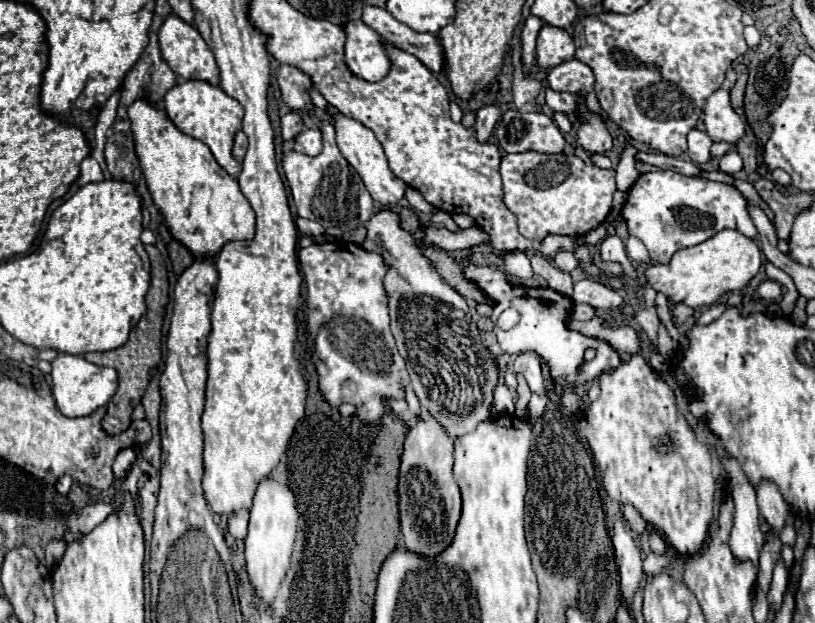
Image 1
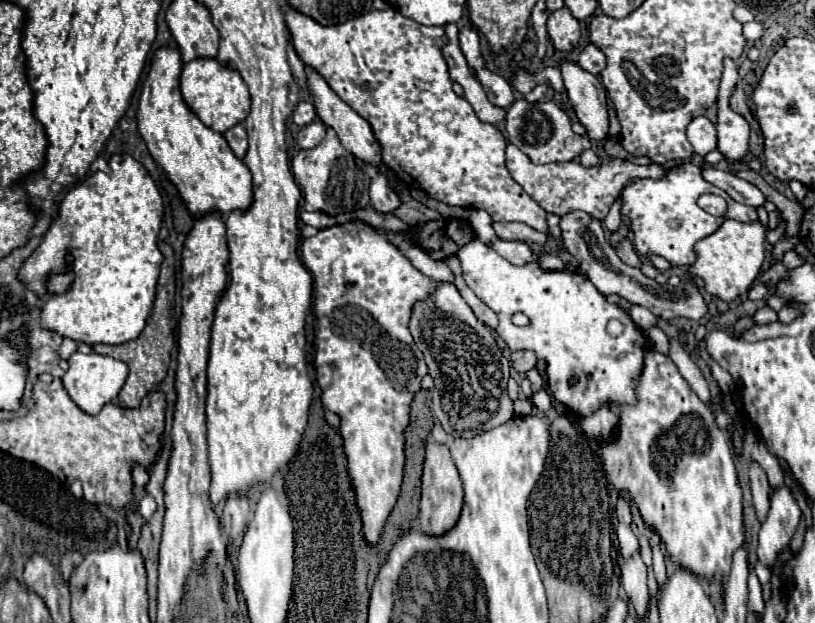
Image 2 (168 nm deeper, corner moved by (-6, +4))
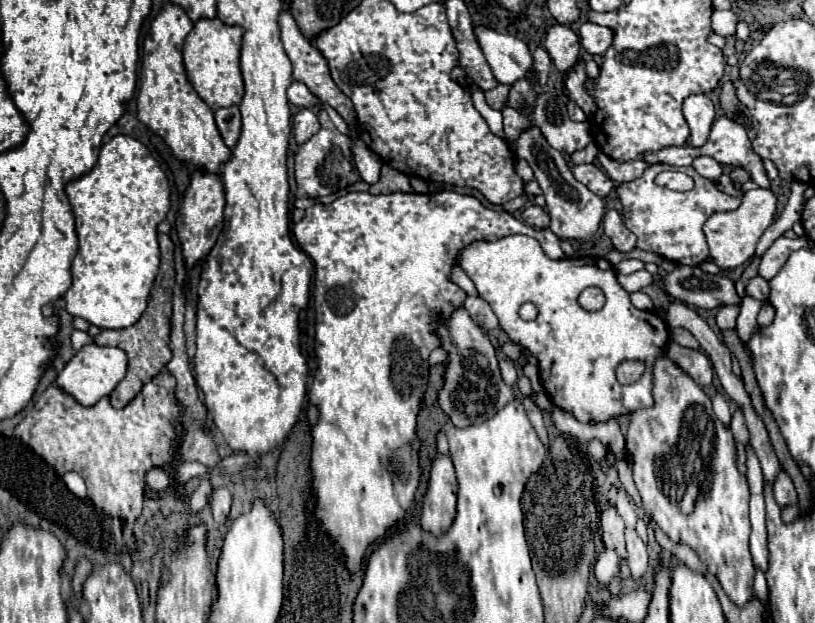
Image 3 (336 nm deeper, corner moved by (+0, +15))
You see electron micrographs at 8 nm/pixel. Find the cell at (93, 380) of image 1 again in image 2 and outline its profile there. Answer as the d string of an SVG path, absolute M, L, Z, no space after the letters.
M76 351L70 355L68 365L70 367L62 377L64 389L68 391L70 399L88 415L96 415L106 403L112 403L118 397L118 393L128 377L128 365L124 361L112 359L108 355L98 355L98 353L84 355L84 353Z

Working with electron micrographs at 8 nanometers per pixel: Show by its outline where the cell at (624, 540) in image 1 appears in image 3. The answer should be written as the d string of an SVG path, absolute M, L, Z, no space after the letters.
M626 530L626 548L628 548L628 566L632 578L642 578L648 568L648 552L646 544L640 540L636 530Z

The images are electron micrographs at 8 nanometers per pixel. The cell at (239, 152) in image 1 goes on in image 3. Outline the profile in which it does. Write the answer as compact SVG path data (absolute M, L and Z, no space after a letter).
M238 106L218 108L214 112L214 118L216 118L216 126L218 126L218 130L220 130L222 138L224 138L224 144L228 148L234 148L238 138L240 138L240 128L242 128Z

